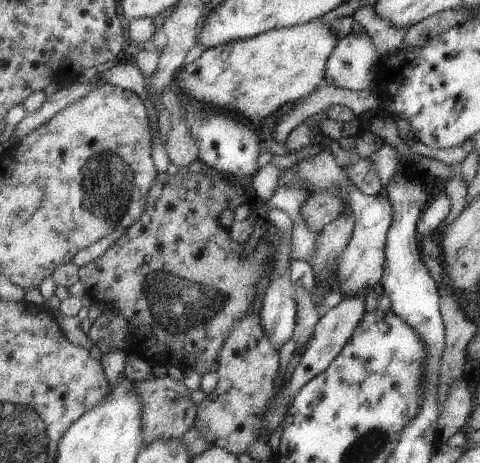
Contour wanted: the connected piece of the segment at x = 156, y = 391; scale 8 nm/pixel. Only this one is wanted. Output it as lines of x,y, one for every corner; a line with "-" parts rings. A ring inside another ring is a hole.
168,375
165,378
154,376
147,381
133,381
132,386
142,405
141,431
144,445
156,439
181,439
187,430
195,426
197,406
190,399
191,390
182,380
173,380

